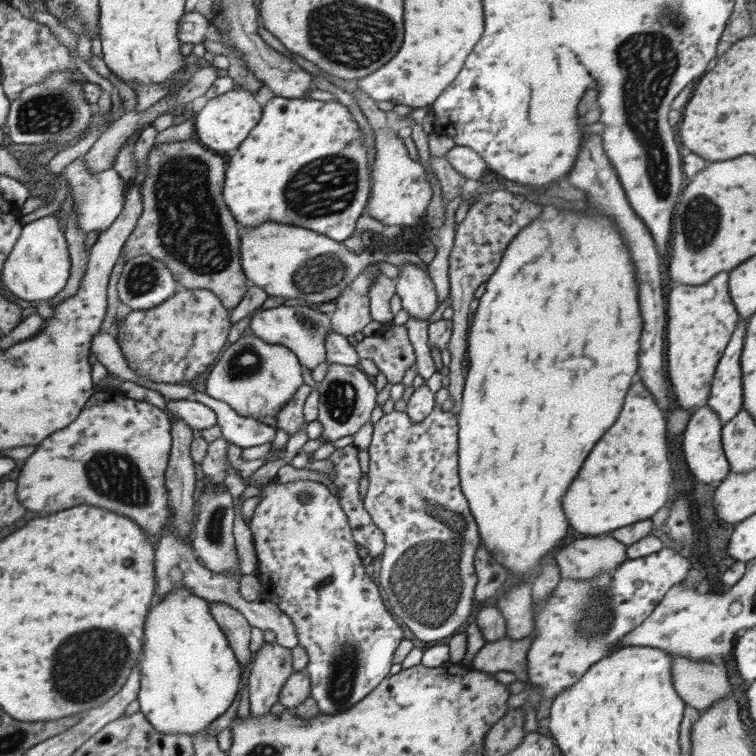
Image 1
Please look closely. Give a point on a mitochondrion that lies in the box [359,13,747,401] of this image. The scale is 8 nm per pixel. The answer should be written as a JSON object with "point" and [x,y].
{"point":[702,223]}

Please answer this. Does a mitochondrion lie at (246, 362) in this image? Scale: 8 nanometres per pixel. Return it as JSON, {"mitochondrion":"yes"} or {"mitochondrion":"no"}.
{"mitochondrion":"yes"}

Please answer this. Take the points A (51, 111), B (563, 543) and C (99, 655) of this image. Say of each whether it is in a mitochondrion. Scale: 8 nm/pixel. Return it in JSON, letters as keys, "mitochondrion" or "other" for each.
{"A":"mitochondrion","B":"other","C":"mitochondrion"}

